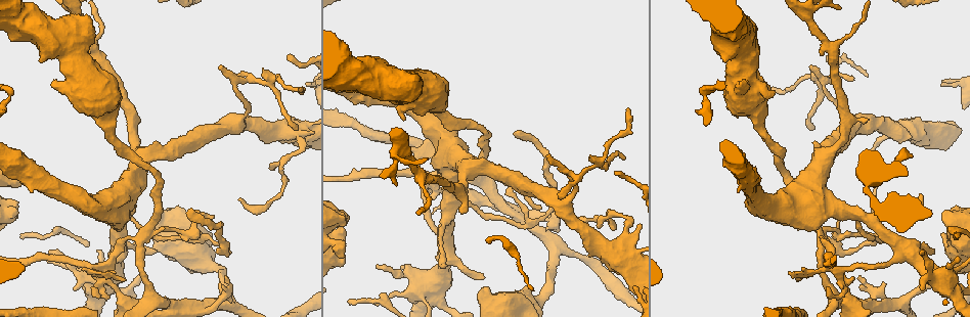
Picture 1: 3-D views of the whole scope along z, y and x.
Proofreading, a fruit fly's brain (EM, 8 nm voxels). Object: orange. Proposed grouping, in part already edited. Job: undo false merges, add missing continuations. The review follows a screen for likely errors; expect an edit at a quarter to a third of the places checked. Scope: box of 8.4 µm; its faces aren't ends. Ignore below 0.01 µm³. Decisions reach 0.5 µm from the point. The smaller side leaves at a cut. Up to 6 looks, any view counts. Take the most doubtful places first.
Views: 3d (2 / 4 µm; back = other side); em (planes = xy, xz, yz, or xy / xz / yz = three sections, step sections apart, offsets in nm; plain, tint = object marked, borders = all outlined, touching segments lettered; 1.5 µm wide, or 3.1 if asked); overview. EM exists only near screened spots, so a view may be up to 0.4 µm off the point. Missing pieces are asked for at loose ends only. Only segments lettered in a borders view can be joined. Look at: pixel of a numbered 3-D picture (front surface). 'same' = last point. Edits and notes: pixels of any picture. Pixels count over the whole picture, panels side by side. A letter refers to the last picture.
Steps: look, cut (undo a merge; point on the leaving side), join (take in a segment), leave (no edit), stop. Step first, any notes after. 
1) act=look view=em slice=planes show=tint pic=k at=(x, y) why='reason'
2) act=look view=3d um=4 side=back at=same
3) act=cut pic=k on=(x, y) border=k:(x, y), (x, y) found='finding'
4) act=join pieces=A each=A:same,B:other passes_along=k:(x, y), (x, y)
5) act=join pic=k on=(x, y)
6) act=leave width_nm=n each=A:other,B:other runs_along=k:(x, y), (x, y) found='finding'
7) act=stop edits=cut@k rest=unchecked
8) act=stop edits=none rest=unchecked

act=look view=3d um=2 pic=1 at=(837, 272) why='looks like a crossing'

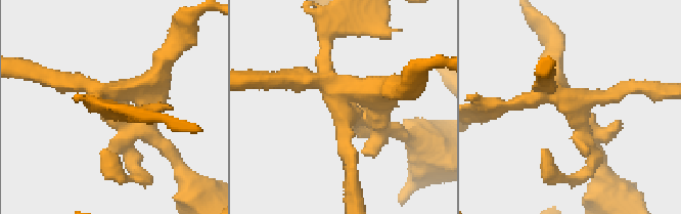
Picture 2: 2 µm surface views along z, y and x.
act=look view=em slice=planes show=tint pic=2 at=(580, 106)

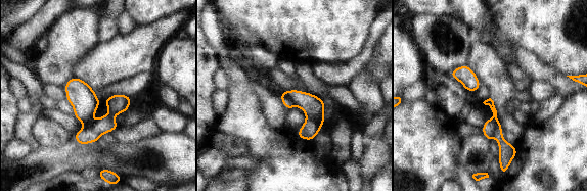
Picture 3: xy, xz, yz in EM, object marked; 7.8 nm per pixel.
act=look view=em slice=planes show=borders at=same

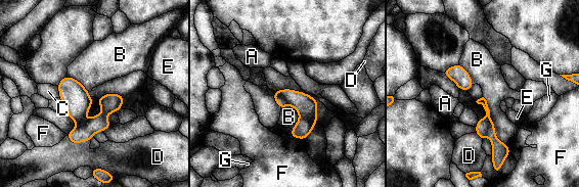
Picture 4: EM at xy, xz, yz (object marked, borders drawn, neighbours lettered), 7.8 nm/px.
act=cut pic=4 on=(500, 151) each=A:other,B:other,C:other,D:other,E:other,F:other,G:other part_leaving=4:(482, 100), (492, 137), (505, 153) found='two neurons meet here'

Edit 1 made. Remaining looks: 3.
act=look view=em slice=xy step=8 show=borders pic=1 at=(343, 256) why='branch stops here'

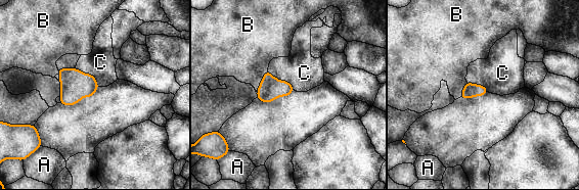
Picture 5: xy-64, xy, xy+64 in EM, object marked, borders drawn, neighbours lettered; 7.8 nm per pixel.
act=look view=em slice=planes show=borders at=same why='another direction'

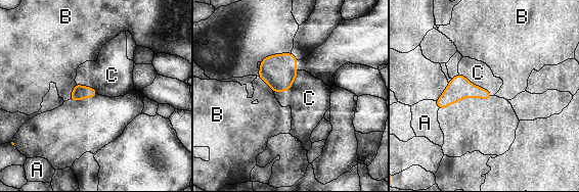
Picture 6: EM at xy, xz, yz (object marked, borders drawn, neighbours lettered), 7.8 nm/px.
act=leave each=A:other,B:other,C:other border=6:(298, 70), (288, 91), (273, 92) found='none of them fits'

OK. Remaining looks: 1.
act=stop edits=cut@4 rest=unchecked

